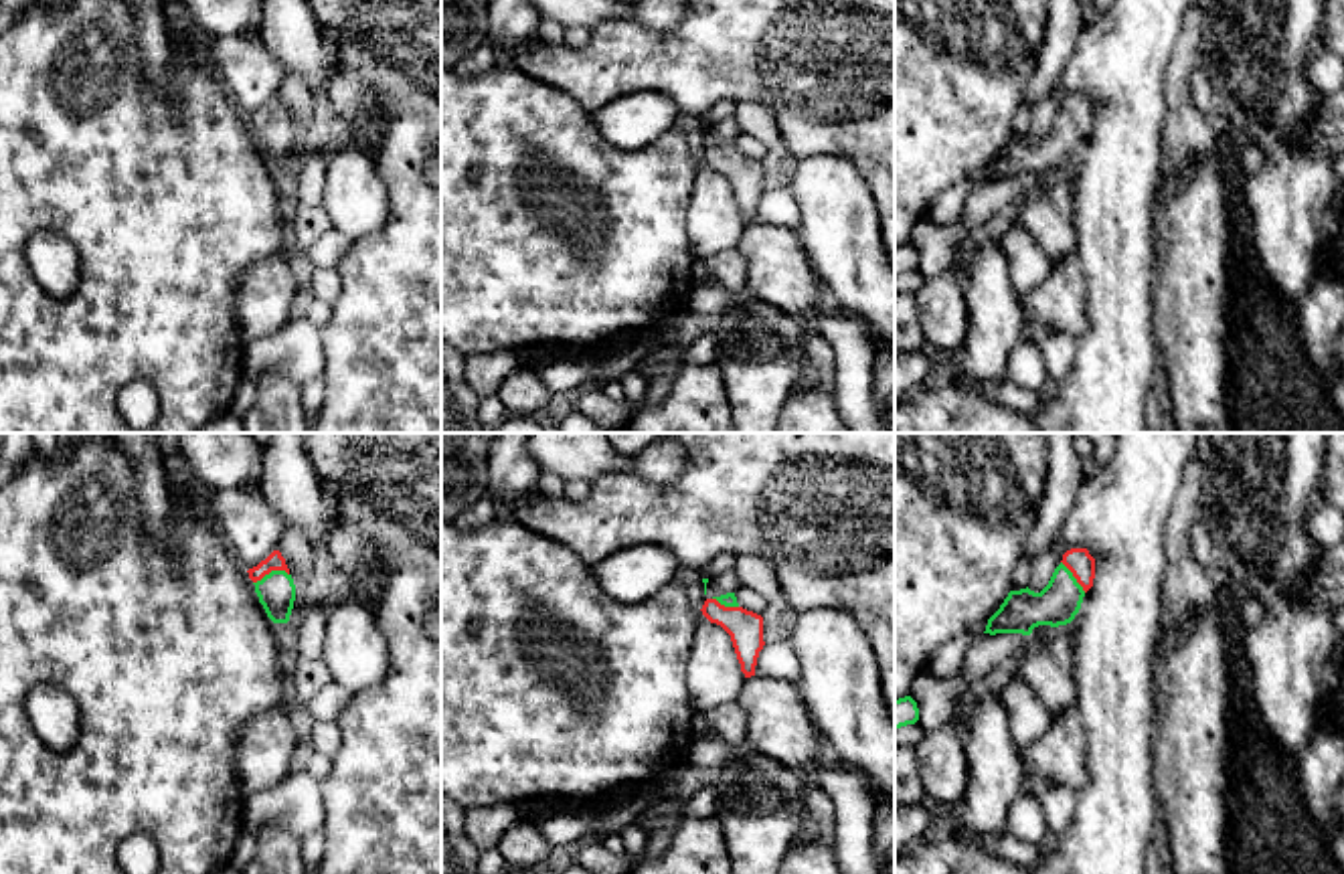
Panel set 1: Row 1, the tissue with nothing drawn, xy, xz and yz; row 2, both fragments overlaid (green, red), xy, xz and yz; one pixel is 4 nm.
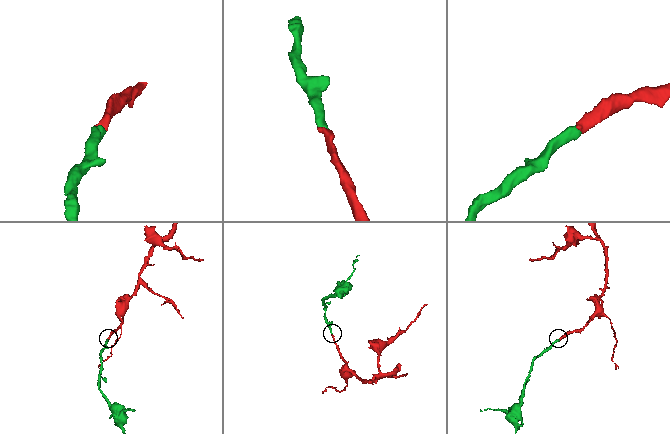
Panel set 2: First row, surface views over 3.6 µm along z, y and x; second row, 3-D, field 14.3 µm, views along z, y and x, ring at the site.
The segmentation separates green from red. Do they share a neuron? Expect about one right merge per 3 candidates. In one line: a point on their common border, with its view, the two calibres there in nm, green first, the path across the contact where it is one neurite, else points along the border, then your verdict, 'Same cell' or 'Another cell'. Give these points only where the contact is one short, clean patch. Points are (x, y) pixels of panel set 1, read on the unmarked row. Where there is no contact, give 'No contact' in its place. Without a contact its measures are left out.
Touches green at xy (272, 118). Thickness 150 nm (green) against 70 nm. Path across: xy (276, 138), (272, 118), (274, 108). Same cell

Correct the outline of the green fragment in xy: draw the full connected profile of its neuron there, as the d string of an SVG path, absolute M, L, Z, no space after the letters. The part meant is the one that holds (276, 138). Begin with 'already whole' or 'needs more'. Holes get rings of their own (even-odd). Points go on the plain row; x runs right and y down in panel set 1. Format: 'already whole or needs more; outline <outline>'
needs more; outline M273 97L247 119L267 164L273 170L287 170L296 148L296 132L281 99Z

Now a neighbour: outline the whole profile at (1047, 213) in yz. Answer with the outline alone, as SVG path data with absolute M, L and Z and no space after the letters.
M1073 168L1053 174L1040 186L1028 186L1014 210L1016 223L1036 241L1053 265L1075 255L1079 233Z

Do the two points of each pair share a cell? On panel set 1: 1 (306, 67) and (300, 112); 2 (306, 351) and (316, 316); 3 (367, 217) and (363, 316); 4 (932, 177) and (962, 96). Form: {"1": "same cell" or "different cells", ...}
{"1": "different cells", "2": "different cells", "3": "different cells", "4": "same cell"}

